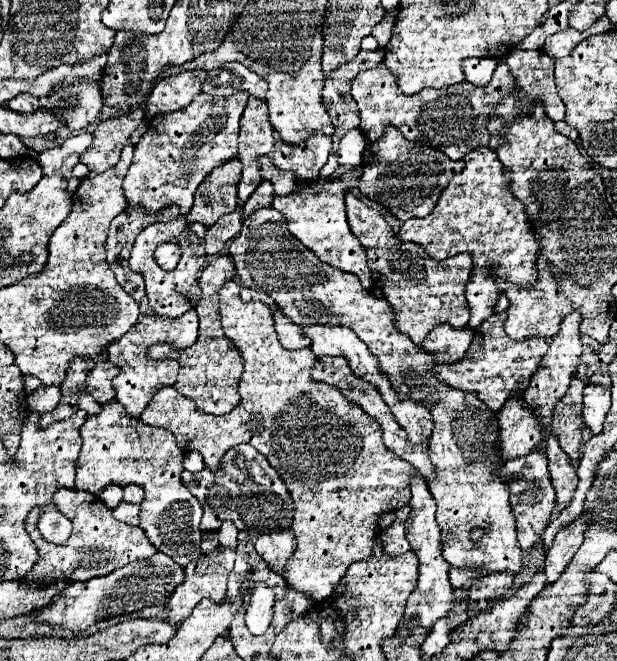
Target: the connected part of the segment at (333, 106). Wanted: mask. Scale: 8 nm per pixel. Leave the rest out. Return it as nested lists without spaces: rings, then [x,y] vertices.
[[[361,50],[349,64],[343,64],[341,68],[335,68],[325,78],[323,86],[323,104],[331,116],[333,122],[333,136],[345,136],[351,128],[359,126],[359,110],[351,96],[351,82],[357,76],[359,70],[373,68],[383,60],[383,52],[365,52]]]

